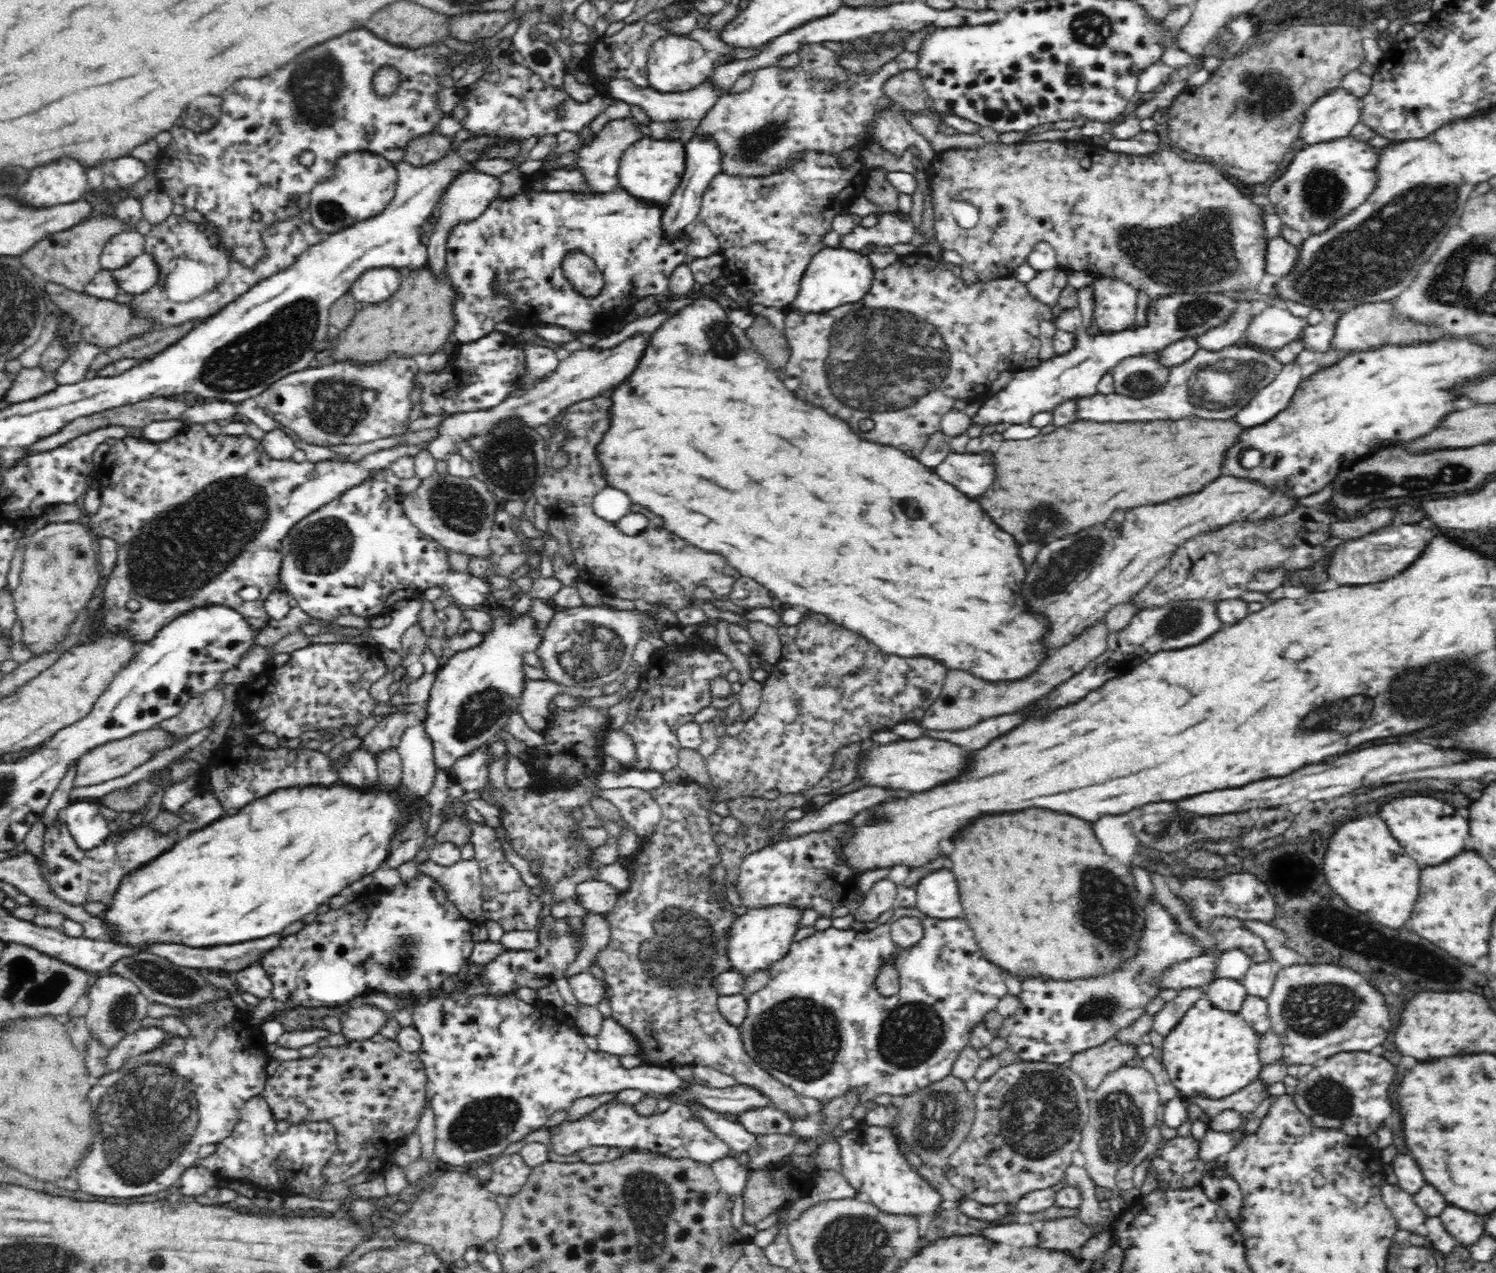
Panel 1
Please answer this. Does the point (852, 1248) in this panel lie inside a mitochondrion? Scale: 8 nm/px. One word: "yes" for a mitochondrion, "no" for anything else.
yes

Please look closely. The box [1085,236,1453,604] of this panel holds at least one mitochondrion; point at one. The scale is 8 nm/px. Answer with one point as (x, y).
(1215, 386)

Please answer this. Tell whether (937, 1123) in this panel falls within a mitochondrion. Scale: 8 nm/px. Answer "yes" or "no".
yes

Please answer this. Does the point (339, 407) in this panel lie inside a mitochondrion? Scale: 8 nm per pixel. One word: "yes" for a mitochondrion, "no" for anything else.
yes

